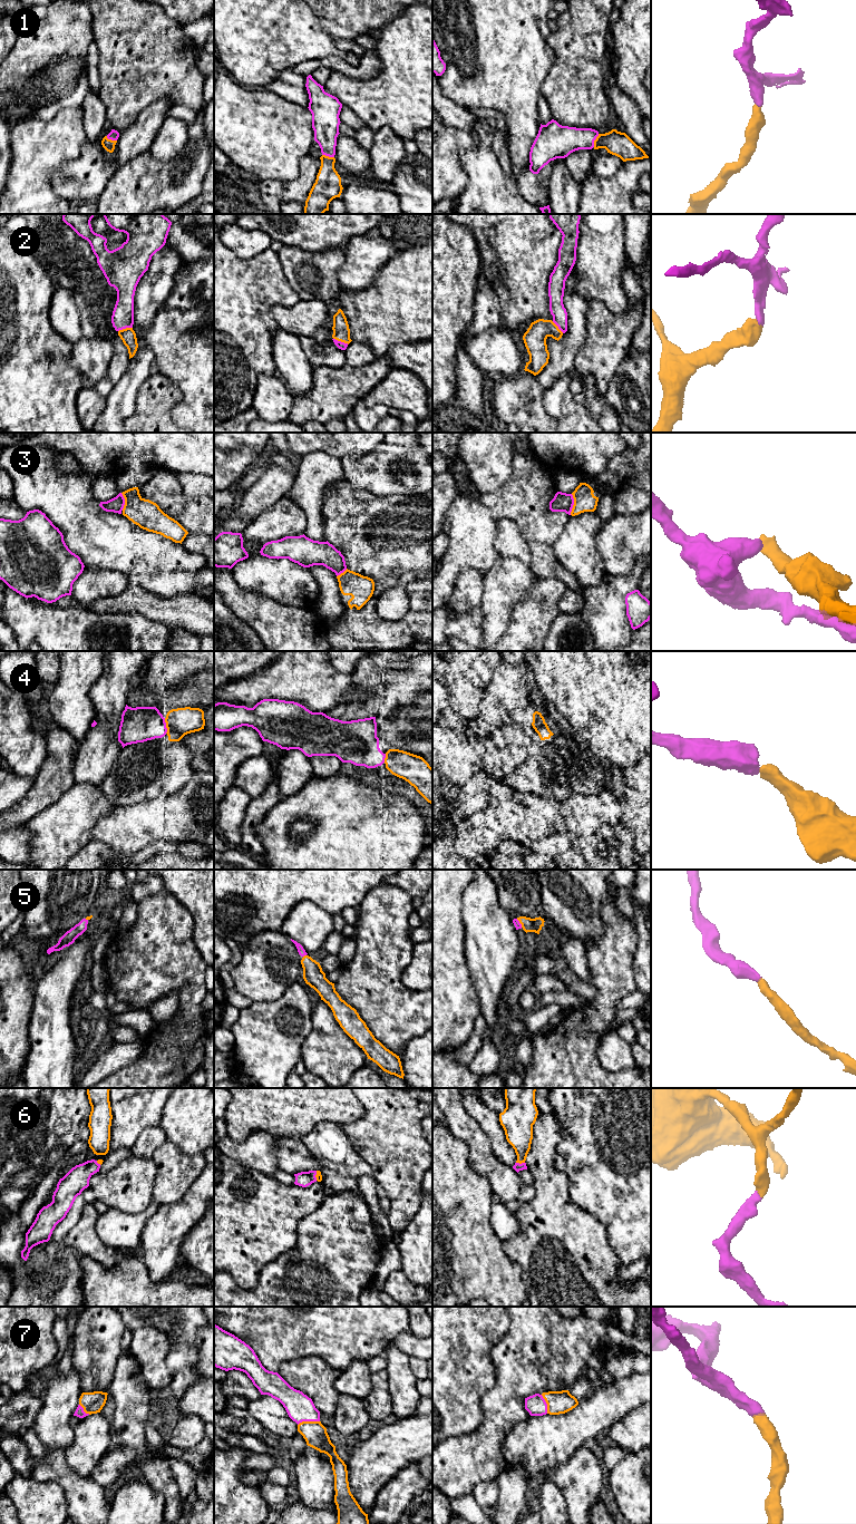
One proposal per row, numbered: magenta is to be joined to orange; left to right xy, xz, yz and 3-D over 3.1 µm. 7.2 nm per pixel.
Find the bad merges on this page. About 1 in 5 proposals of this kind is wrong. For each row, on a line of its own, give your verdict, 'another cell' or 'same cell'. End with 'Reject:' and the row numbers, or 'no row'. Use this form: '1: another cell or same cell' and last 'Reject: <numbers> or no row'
1: same cell
2: same cell
3: another cell
4: same cell
5: same cell
6: same cell
7: same cell
Reject: 3

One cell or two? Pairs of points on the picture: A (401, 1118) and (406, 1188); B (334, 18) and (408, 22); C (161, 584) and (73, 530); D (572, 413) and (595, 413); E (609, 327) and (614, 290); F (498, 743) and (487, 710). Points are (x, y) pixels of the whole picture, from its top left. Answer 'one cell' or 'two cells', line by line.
A: one cell
B: two cells
C: one cell
D: two cells
E: two cells
F: two cells

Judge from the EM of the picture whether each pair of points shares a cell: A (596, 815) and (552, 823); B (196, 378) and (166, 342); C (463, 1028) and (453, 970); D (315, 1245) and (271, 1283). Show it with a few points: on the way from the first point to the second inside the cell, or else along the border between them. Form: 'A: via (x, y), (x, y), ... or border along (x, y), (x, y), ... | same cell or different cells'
A: border along (558, 802), (558, 811), (566, 830) | different cells
B: via (187, 369), (174, 356), (174, 351) | same cell
C: via (457, 1013), (453, 1009), (453, 984) | same cell
D: via (307, 1258), (283, 1281) | same cell

